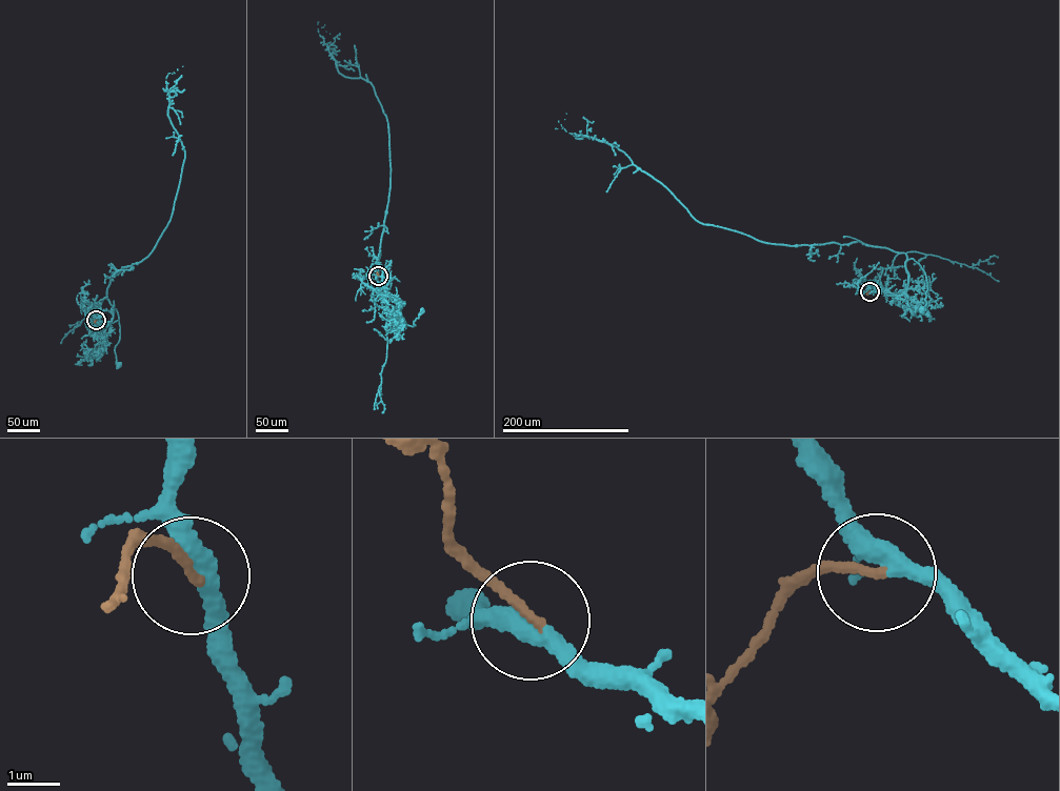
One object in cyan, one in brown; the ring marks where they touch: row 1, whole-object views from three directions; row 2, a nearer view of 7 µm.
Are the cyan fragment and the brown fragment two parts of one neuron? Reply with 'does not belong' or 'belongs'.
belongs

